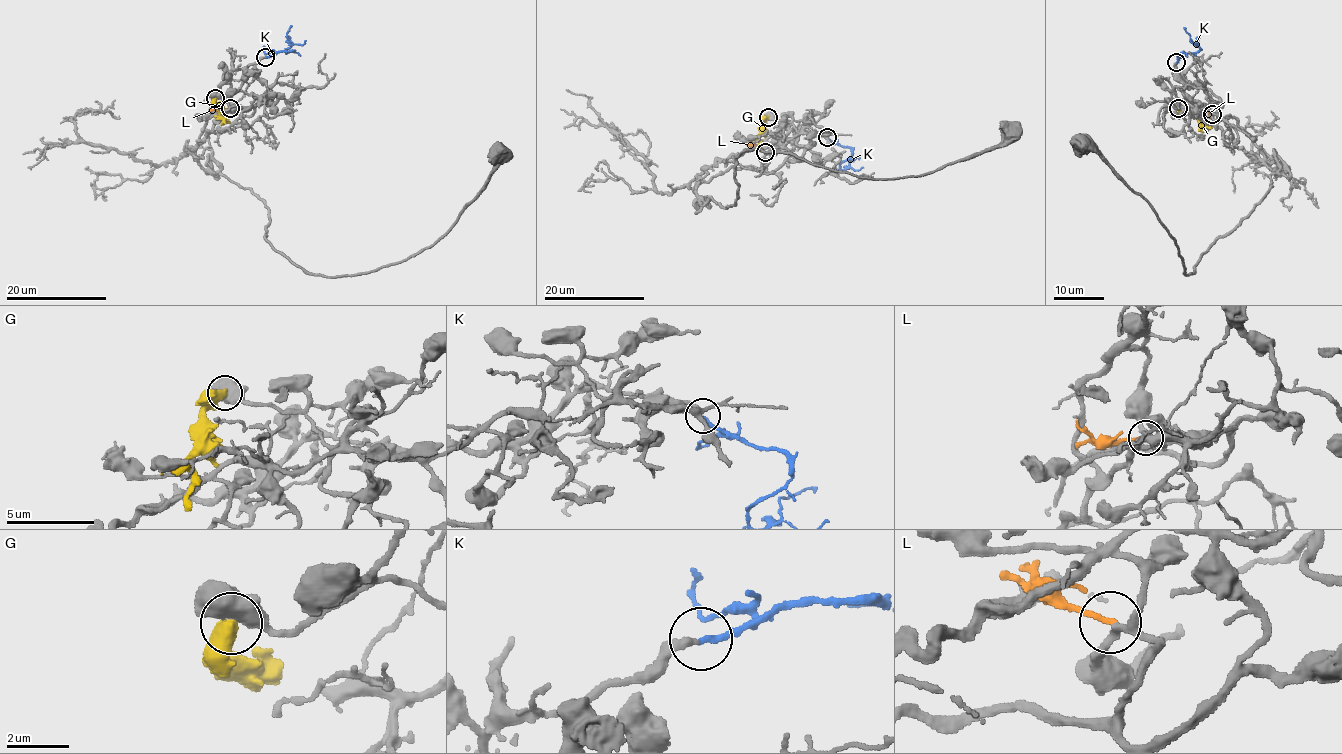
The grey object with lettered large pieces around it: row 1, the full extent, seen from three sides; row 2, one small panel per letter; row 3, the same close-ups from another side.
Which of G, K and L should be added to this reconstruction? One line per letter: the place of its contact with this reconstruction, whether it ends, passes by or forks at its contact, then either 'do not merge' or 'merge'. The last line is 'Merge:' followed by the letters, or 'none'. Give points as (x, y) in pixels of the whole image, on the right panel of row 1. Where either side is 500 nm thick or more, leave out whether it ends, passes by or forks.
G: meets grey at (1178, 108); do not merge
K: meets grey at (1176, 62); it ends there; merge
L: meets grey at (1212, 114); it ends there; do not merge
Merge: K

